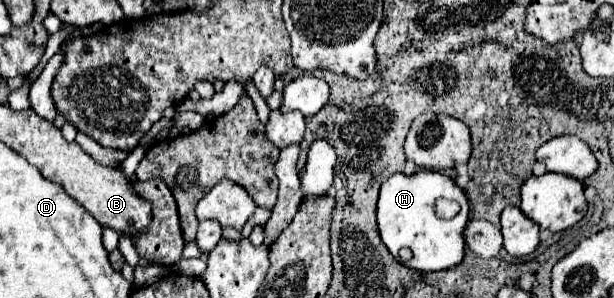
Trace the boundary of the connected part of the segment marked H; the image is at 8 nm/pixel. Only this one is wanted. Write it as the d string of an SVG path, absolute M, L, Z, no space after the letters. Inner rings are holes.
M419 169L413 175L395 173L389 179L385 179L381 185L379 203L377 203L377 227L381 241L387 245L389 253L395 259L399 259L397 253L401 247L409 247L413 251L413 257L403 265L417 271L441 271L455 267L463 261L463 253L465 253L463 229L467 225L467 211L469 205L465 193L445 173L425 171L425 169ZM439 197L455 199L461 205L459 215L455 215L449 221L435 217L433 201Z

